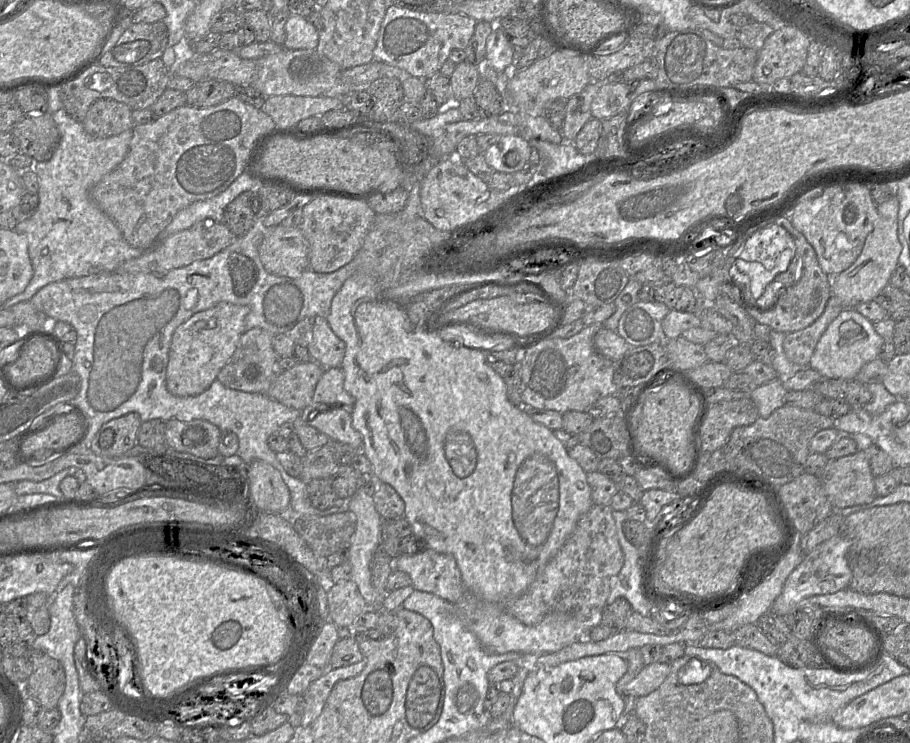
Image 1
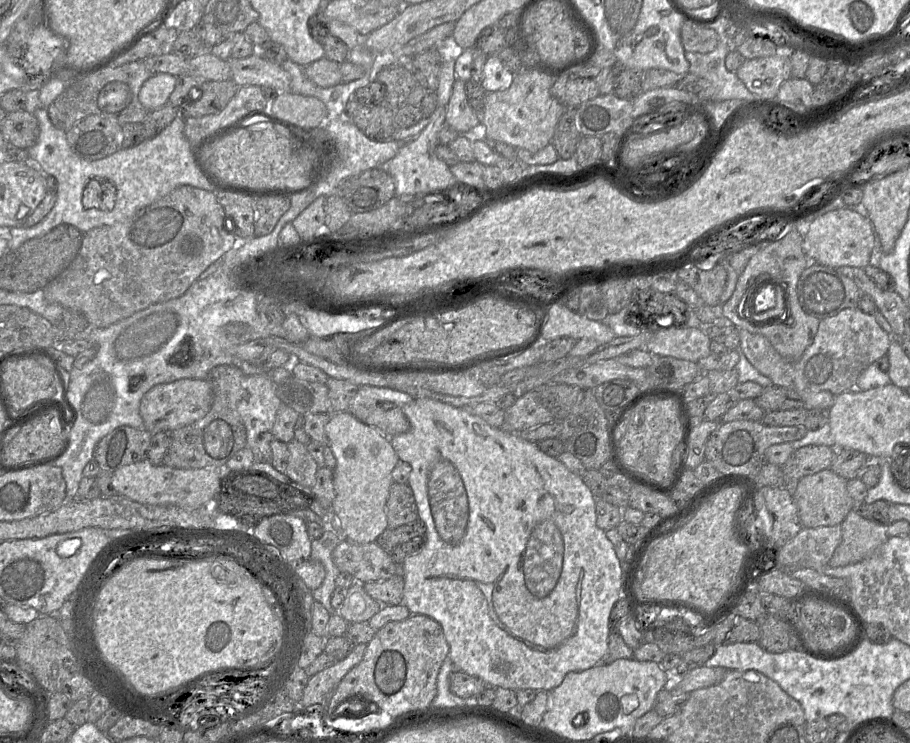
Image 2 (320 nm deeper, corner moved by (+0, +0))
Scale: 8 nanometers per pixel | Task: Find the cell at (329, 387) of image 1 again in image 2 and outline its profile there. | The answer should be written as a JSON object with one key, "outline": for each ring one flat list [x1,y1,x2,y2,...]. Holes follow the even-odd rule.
{"outline":[[359,386,348,411,360,421,392,437,409,430,410,422,403,406,413,399,409,394,393,388]]}

